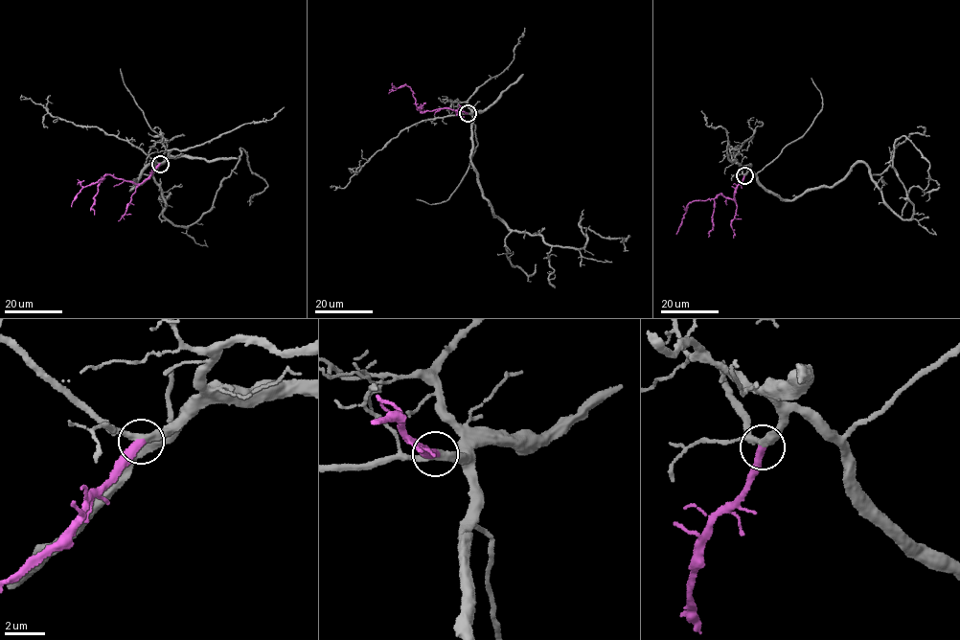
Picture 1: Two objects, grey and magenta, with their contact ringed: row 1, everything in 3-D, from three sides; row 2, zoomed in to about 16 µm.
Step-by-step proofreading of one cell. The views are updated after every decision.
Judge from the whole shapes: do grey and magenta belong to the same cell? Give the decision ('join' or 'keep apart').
join

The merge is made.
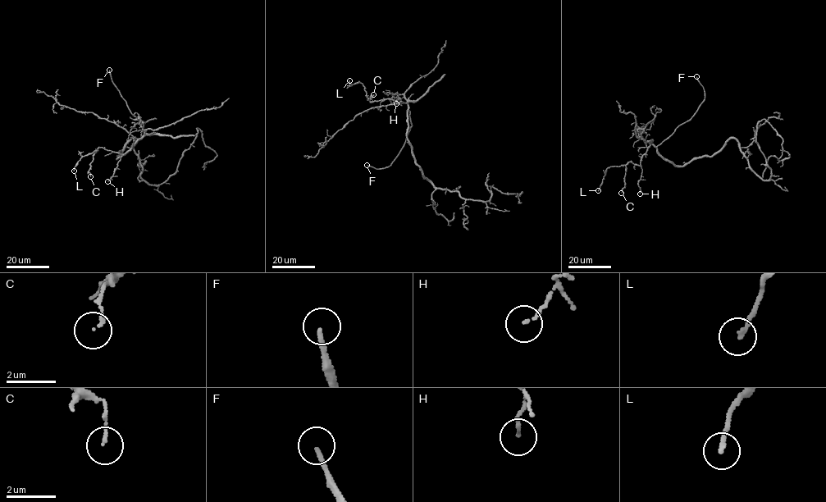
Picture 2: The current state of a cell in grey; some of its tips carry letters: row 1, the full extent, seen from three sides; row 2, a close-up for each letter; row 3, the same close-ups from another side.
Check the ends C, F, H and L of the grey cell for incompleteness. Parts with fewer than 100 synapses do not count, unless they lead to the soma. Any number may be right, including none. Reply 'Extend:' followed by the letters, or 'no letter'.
Extend: F

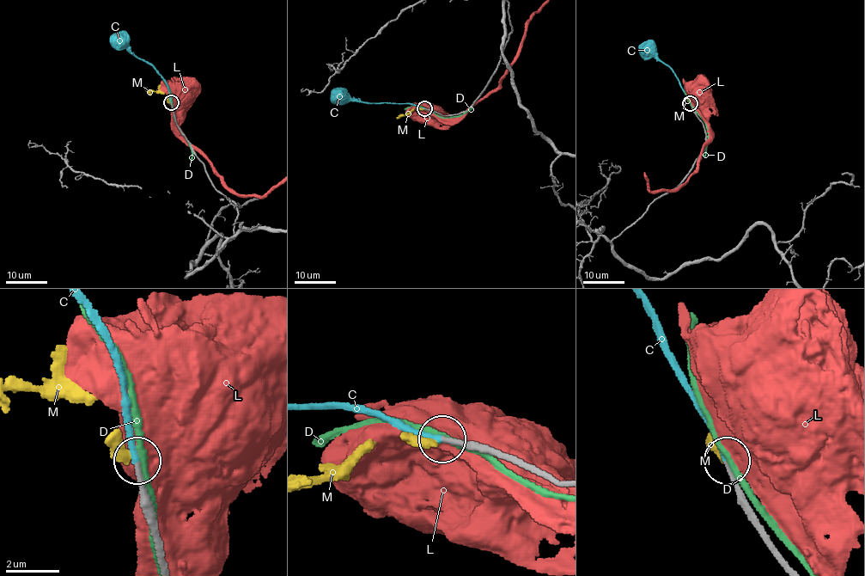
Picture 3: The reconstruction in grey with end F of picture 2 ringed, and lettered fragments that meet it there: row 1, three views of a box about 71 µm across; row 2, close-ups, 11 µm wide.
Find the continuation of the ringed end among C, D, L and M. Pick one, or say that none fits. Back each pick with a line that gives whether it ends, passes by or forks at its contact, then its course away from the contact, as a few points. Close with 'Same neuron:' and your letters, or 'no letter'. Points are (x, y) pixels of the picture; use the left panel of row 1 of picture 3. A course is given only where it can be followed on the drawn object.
C: it ends | via (171, 102), (168, 86), (151, 65), (129, 52), (118, 41)
Same neuron: C

